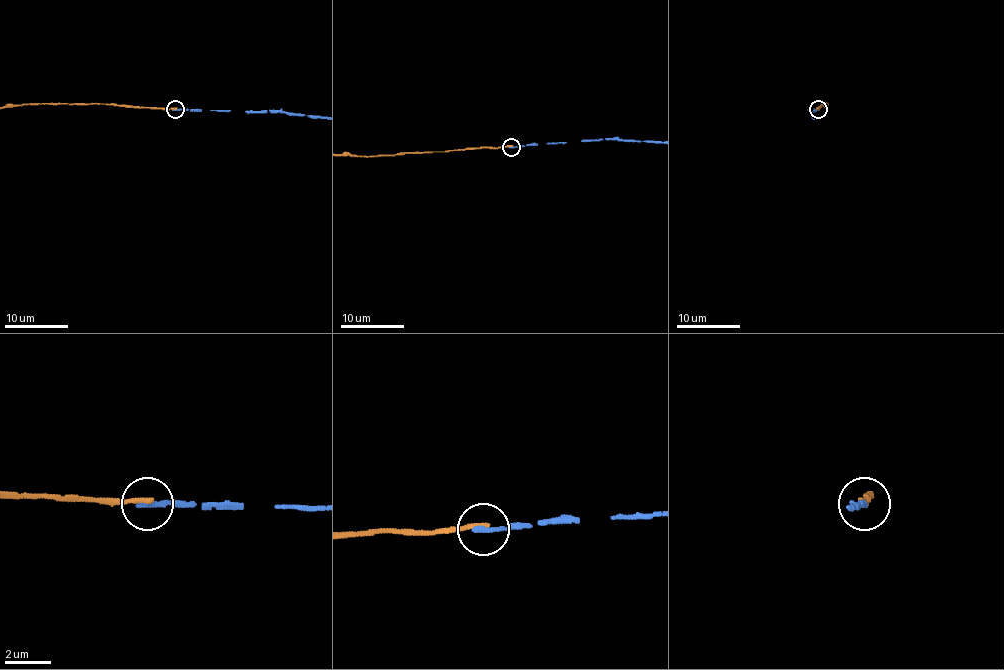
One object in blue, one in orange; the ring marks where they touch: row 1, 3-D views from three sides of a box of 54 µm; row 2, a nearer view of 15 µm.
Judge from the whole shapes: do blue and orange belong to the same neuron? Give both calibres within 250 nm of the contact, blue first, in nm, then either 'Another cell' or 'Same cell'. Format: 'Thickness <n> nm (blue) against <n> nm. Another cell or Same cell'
Thickness 240 nm (blue) against 200 nm. Another cell

